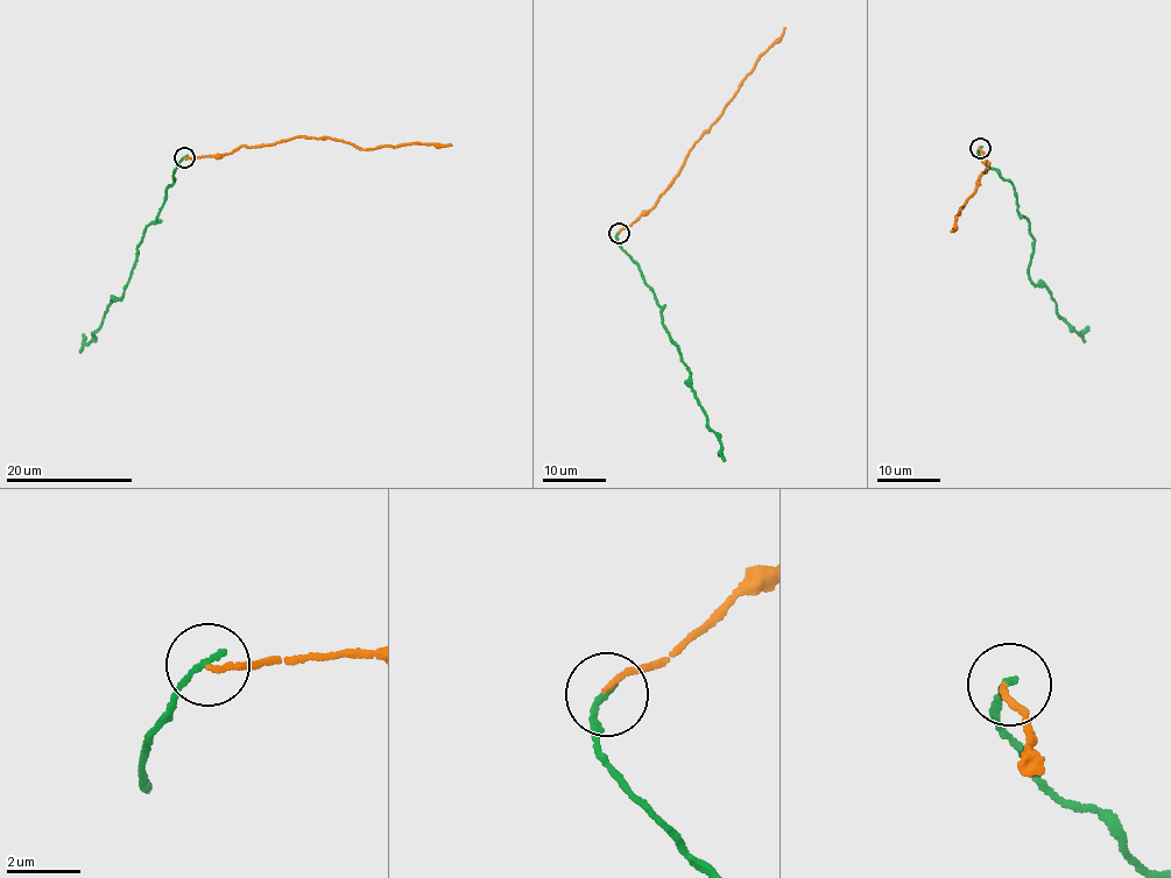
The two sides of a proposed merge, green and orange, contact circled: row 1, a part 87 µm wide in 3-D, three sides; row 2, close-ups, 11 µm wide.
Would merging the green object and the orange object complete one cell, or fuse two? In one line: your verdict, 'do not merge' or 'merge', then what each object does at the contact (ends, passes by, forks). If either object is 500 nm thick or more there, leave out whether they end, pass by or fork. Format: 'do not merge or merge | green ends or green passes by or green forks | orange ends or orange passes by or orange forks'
do not merge | green ends | orange ends

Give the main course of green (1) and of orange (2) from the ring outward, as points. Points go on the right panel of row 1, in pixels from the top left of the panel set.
1: (980, 148), (982, 161), (1013, 185), (1029, 221), (1029, 280), (1046, 288), (1057, 314), (1084, 342)
2: (980, 148), (986, 156), (983, 160), (989, 162), (988, 170), (982, 172), (951, 231)

